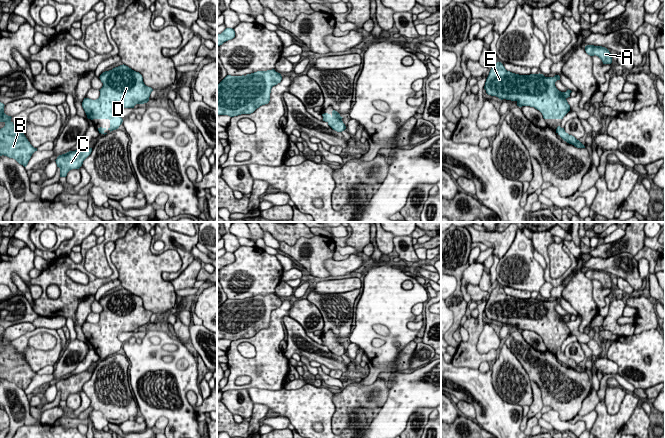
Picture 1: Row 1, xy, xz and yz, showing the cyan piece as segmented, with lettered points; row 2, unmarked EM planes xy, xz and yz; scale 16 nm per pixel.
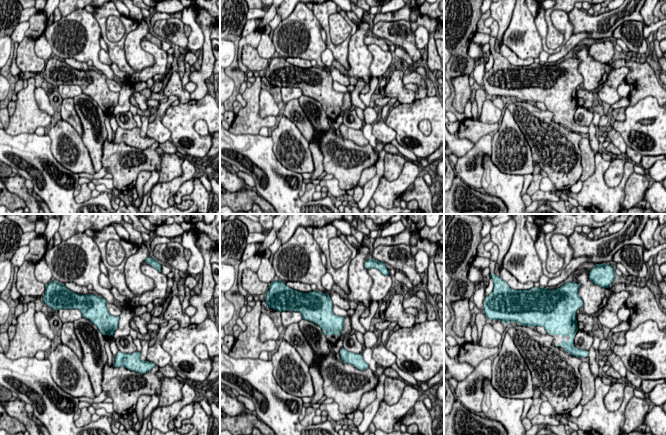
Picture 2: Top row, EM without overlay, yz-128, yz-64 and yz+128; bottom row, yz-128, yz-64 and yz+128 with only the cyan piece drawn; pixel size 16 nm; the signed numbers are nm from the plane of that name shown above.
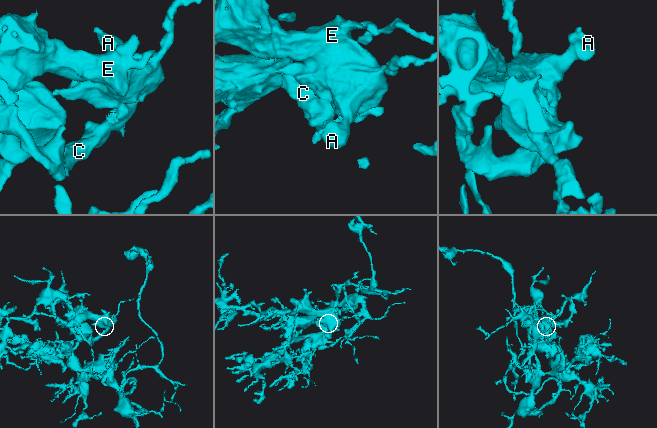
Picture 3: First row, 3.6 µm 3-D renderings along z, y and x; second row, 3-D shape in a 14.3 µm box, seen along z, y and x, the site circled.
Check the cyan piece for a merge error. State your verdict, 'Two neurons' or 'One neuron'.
One neuron

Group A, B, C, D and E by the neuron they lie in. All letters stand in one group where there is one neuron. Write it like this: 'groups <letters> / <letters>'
groups A B C D E

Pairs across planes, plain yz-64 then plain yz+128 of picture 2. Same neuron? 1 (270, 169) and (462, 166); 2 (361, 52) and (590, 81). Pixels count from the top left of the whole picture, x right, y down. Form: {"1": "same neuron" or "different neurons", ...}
{"1": "different neurons", "2": "same neuron"}

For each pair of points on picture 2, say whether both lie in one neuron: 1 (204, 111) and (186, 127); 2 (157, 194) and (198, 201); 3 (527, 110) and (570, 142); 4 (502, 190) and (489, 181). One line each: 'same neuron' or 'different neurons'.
1: same neuron
2: different neurons
3: same neuron
4: same neuron

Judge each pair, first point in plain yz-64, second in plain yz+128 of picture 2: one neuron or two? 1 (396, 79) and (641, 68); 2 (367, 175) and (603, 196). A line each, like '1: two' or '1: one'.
1: two
2: two

